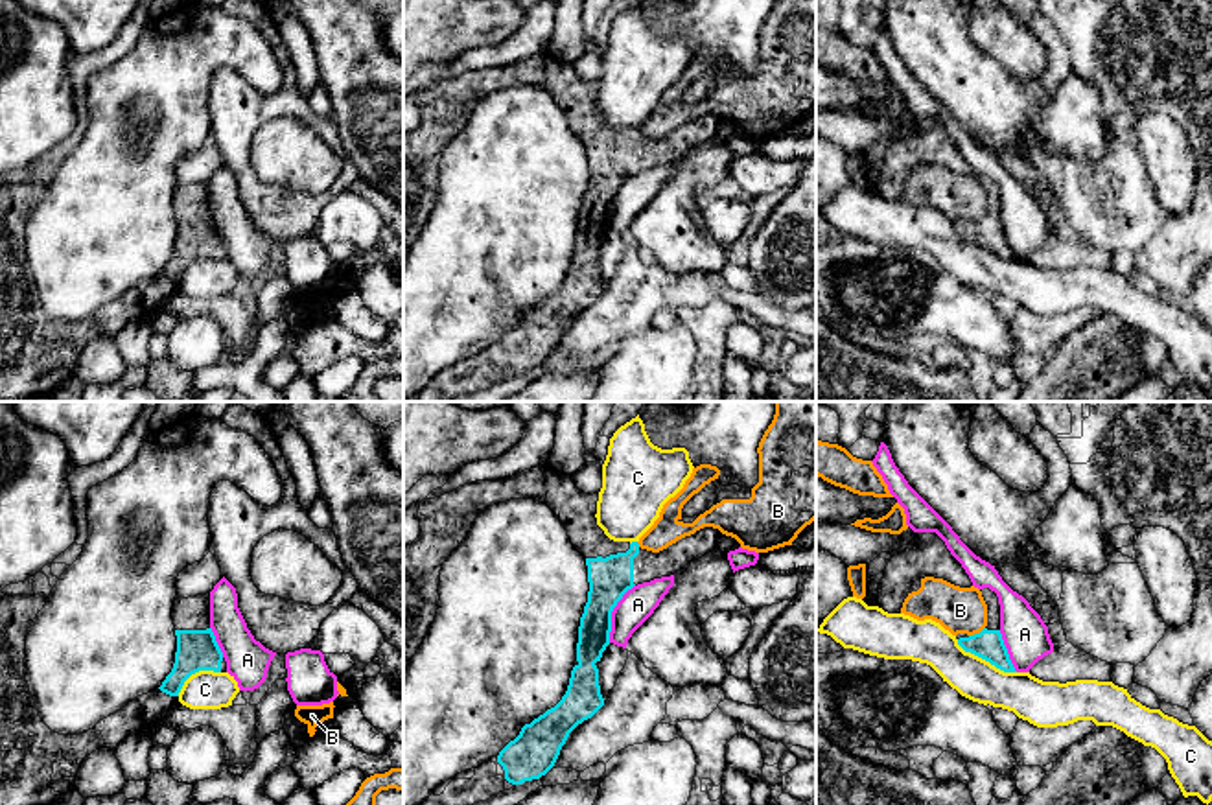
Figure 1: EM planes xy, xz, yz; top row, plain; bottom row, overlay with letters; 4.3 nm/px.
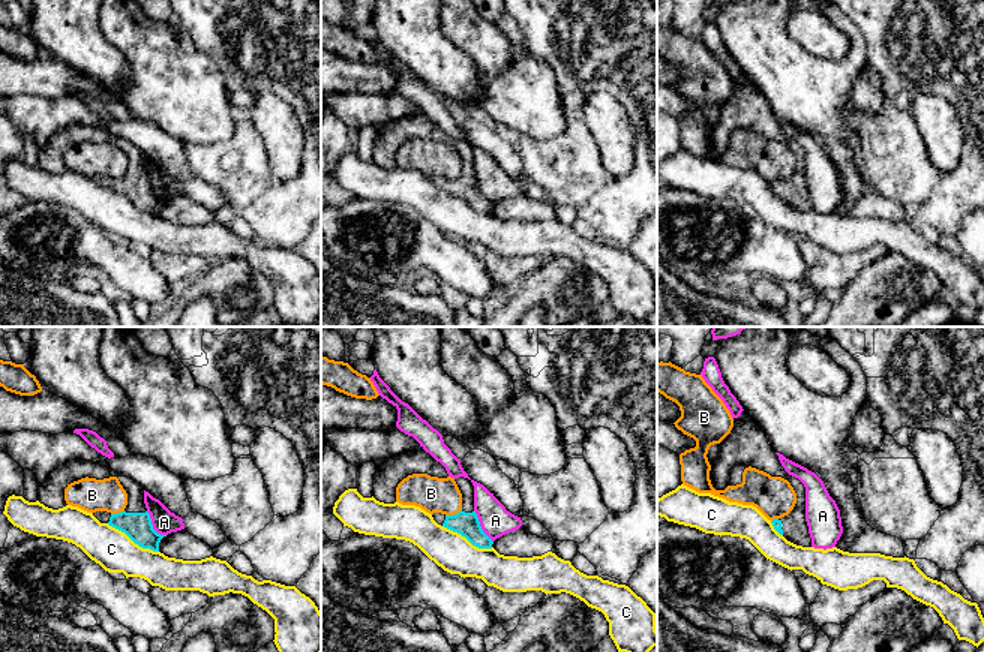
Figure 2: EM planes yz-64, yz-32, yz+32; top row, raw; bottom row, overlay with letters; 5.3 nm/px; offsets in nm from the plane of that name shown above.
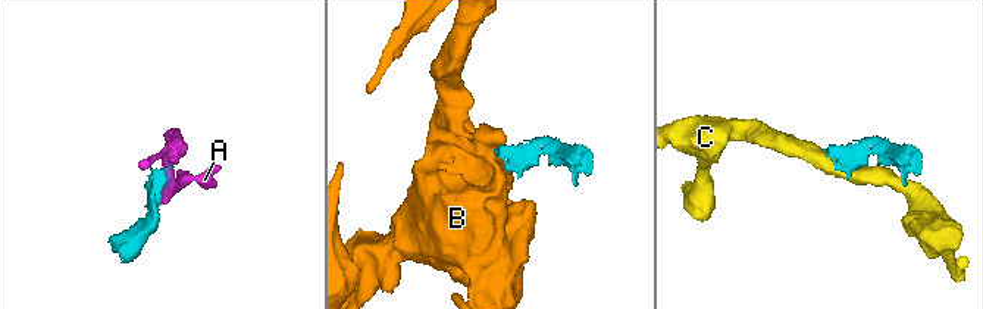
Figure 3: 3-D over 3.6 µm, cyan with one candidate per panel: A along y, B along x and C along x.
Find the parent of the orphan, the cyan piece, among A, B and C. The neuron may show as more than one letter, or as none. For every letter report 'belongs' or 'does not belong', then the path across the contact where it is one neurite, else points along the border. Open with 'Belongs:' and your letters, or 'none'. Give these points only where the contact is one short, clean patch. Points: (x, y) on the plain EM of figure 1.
Belongs: none
A: does not belong; border along xz (634, 172), (612, 199), (608, 229)
B: does not belong; border along yz (984, 214), (969, 223)
C: does not belong; border along yz (956, 227), (966, 238), (1004, 258), (1015, 260)

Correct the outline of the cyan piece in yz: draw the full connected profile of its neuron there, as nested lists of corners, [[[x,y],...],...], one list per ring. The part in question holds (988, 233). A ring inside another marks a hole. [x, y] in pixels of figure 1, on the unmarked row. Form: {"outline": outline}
{"outline": [[[984,175],[980,179],[987,192],[987,214],[980,221],[974,221],[974,223],[958,221],[956,223],[958,232],[965,239],[971,239],[971,241],[989,249],[991,252],[995,252],[996,256],[1000,256],[1004,260],[1017,260],[1009,247],[1002,221],[1000,221],[998,184],[989,175]]]}

